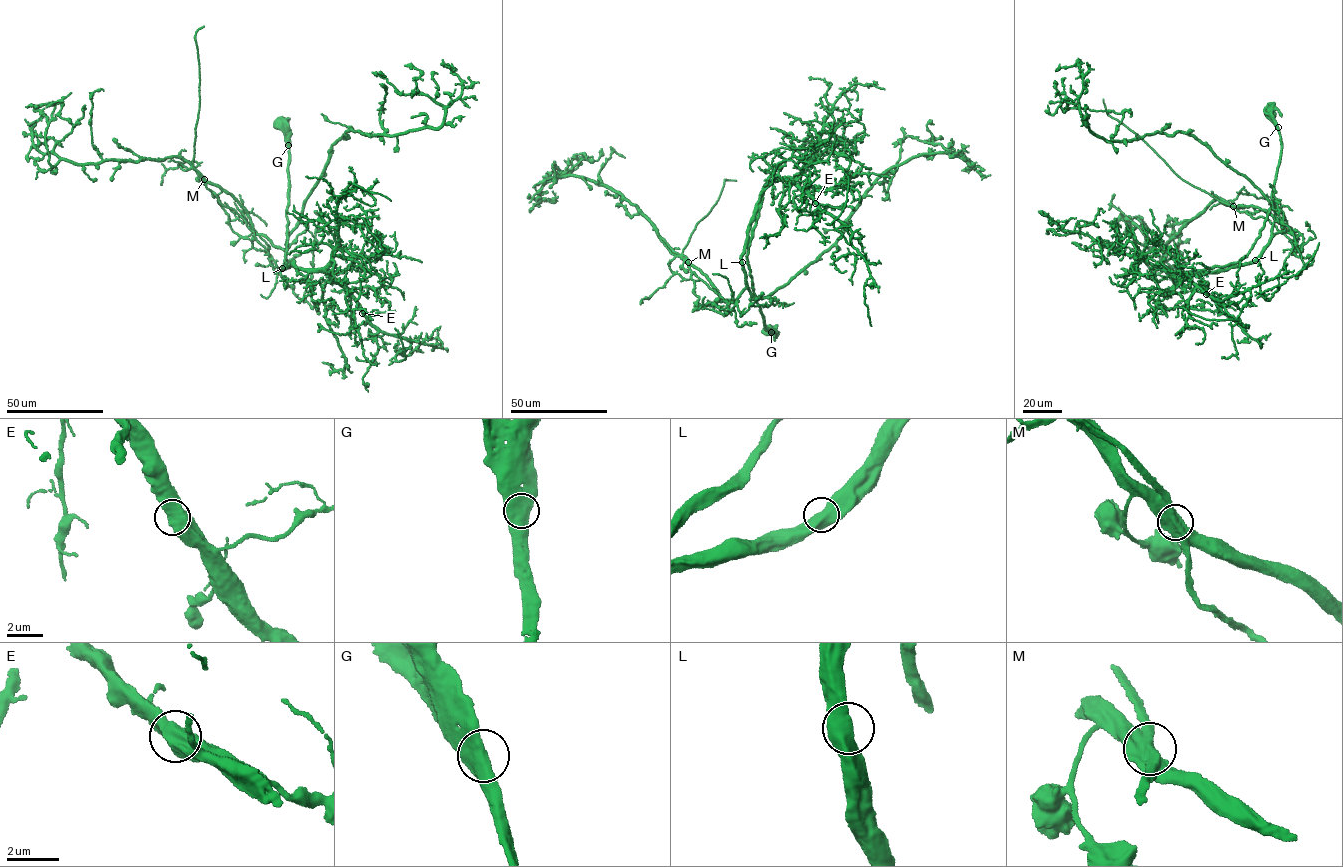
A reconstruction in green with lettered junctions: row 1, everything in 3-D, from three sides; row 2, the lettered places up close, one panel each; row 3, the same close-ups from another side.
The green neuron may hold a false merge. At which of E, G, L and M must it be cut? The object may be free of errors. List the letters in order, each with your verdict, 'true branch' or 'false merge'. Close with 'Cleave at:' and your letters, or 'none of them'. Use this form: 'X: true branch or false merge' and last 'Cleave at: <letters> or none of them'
E: true branch
G: true branch
L: true branch
M: false merge
Cleave at: M

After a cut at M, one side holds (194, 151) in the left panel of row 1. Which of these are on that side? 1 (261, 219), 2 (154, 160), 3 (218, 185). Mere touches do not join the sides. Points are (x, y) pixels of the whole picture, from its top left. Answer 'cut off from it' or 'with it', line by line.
1: with it
2: cut off from it
3: cut off from it

